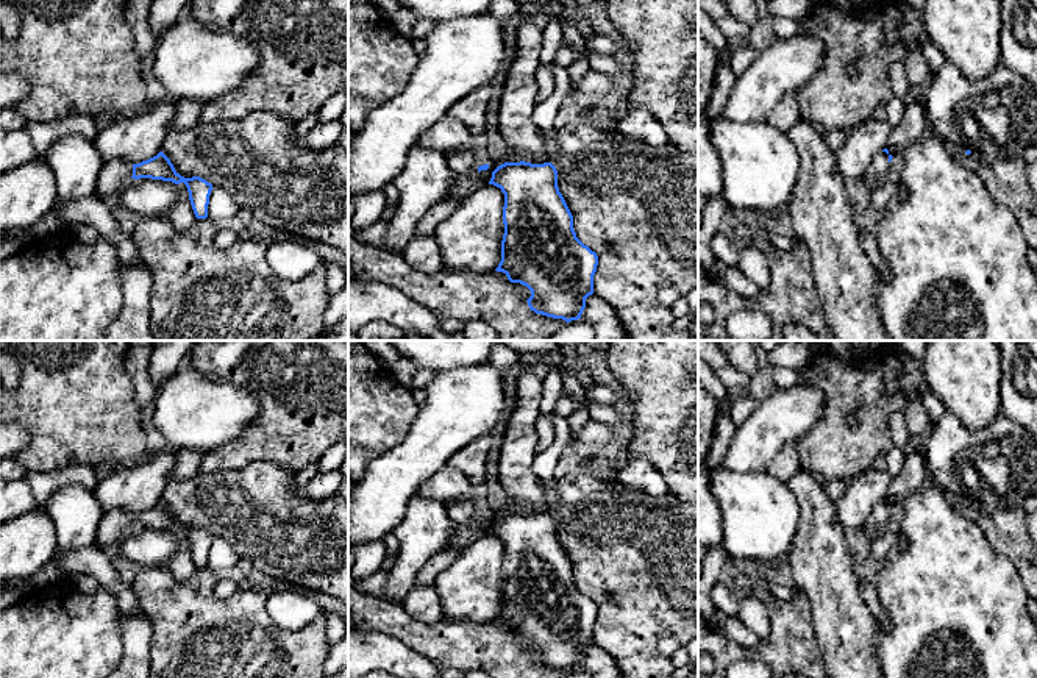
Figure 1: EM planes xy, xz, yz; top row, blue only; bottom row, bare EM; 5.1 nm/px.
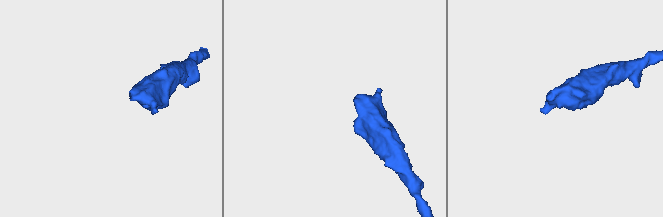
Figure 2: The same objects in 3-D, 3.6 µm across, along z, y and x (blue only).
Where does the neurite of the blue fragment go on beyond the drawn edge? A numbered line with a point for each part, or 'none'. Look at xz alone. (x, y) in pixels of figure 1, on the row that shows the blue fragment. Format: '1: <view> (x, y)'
1: xz (461, 161)

